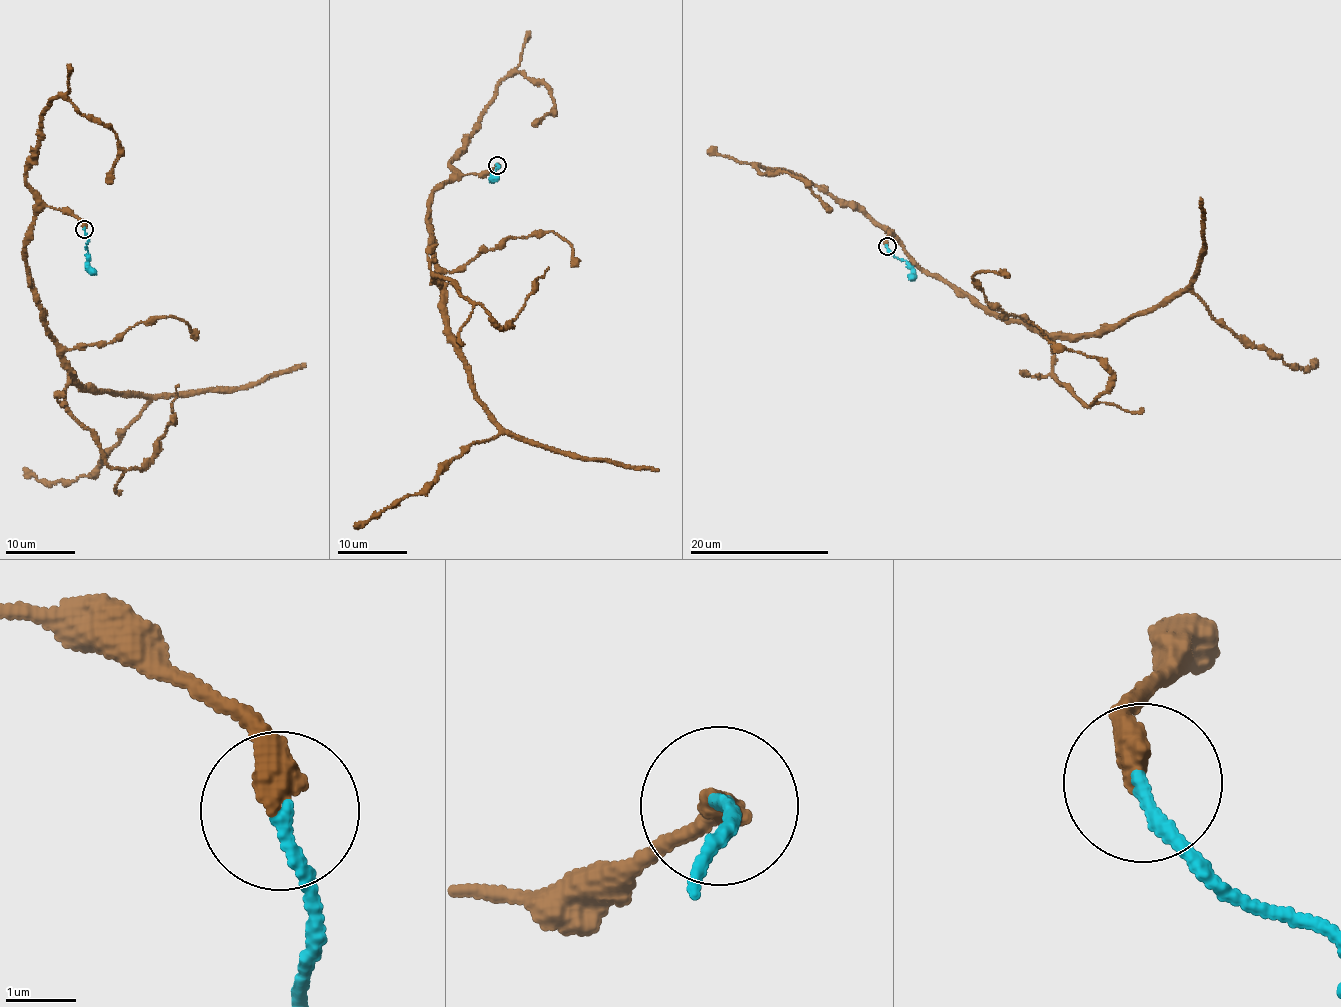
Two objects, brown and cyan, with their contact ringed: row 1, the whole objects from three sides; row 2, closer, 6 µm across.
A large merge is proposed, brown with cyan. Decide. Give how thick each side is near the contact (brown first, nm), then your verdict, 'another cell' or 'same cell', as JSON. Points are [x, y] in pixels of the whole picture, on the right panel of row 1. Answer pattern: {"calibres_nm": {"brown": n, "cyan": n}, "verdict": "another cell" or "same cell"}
{"calibres_nm": {"brown": 400, "cyan": 170}, "verdict": "same cell"}

